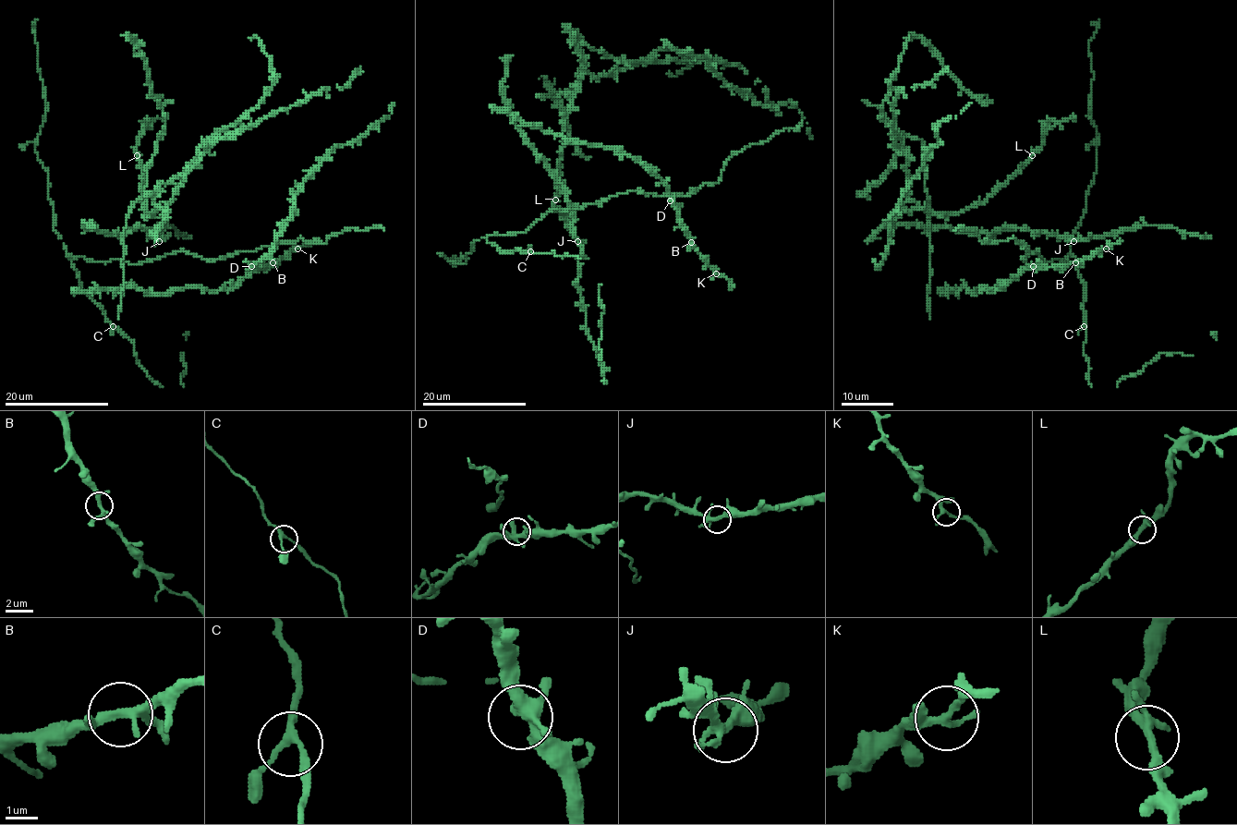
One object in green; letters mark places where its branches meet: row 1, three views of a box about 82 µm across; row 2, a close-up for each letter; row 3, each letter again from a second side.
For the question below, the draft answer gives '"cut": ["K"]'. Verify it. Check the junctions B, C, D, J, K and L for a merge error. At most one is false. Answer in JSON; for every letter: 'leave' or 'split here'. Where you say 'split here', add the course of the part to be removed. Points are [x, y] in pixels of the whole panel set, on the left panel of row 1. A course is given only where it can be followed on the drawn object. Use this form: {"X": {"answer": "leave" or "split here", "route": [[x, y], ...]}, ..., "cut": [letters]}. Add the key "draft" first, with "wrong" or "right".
{"draft": "right", "B": {"answer": "leave"}, "C": {"answer": "leave"}, "D": {"answer": "leave"}, "J": {"answer": "leave"}, "K": {"answer": "split here", "route": [[297, 248], [311, 244], [317, 239]]}, "L": {"answer": "leave"}, "cut": ["K"]}

